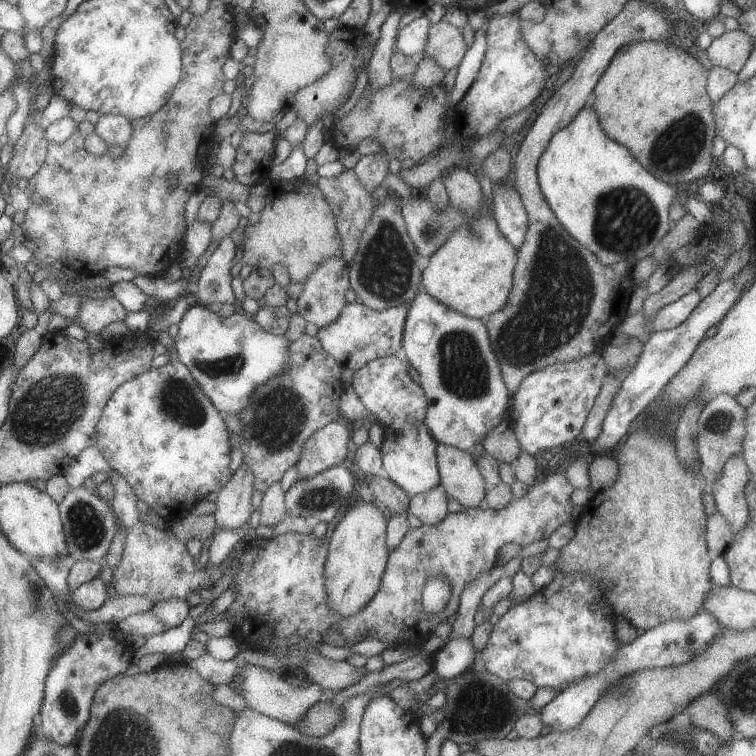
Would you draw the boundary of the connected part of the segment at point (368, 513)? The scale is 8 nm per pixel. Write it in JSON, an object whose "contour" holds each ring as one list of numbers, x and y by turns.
{"contour":[[359,498,338,521,329,536,323,579,326,606,345,619,357,615,380,588,389,552,385,537,387,517,382,514,380,506]]}

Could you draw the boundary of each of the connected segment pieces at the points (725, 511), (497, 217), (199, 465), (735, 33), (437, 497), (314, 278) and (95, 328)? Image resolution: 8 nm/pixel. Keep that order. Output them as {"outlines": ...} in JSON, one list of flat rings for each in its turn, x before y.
{"outlines":[[[739,455,729,456,724,463,720,478,709,487,717,511,723,516,733,536,743,531,750,517,744,489,748,484,748,469]],[[510,180,503,183,493,183,492,214,499,233,517,251,524,240,528,219,523,209,520,197,516,194]],[[169,360,160,368,150,369,123,382,112,394,95,426,96,444,103,459,133,490,135,497,153,513,163,513,171,521,185,517,211,492,230,480,229,433,223,416,201,391,189,370,178,360]],[[737,28,713,39,705,54,713,67,725,68,737,75,751,51,752,41,749,36]],[[439,484,428,492,411,496,408,513,417,517,422,525,436,526,448,514,446,498,446,493]],[[327,257,305,278,299,297,295,300,297,313,317,330,334,322,346,302,345,292,350,288,348,264,341,257]],[[112,297,106,300,87,298,80,302,72,322,81,326,86,335,89,333,97,335,105,326,116,321,123,321,126,313,123,306]]]}

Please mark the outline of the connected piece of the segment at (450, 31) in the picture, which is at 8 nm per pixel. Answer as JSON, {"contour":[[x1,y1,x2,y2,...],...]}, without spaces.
{"contour":[[441,19,436,24,430,24,422,56,435,61,439,68,443,69,446,73,460,64,466,52,465,47,461,31,457,30,457,28,449,24,449,22]]}

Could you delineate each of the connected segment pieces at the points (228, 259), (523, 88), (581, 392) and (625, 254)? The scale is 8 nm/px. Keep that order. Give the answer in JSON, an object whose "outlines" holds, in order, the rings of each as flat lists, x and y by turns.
{"outlines":[[[229,236,224,237,217,248,209,254,205,266,197,278,197,291,193,294,197,304,209,303,234,304,231,290,230,268,237,260,238,250]],[[517,12,495,16,486,26,487,49,481,67,471,86,459,102,452,107,453,124,457,134,469,140,487,136,496,124,532,105,547,92,553,76,546,74,541,62,528,50,520,38,520,22]],[[592,353,577,361,548,365,523,377,510,398,505,419,520,452,534,456,540,450,573,441,582,430,587,414,605,383,606,374,606,365,600,353]],[[588,104,564,128,549,139,536,161,536,178,542,196,565,231,603,265,619,260,636,262,650,256,671,229,668,209,676,189,649,175,621,144,608,138,599,125,595,110]]]}

